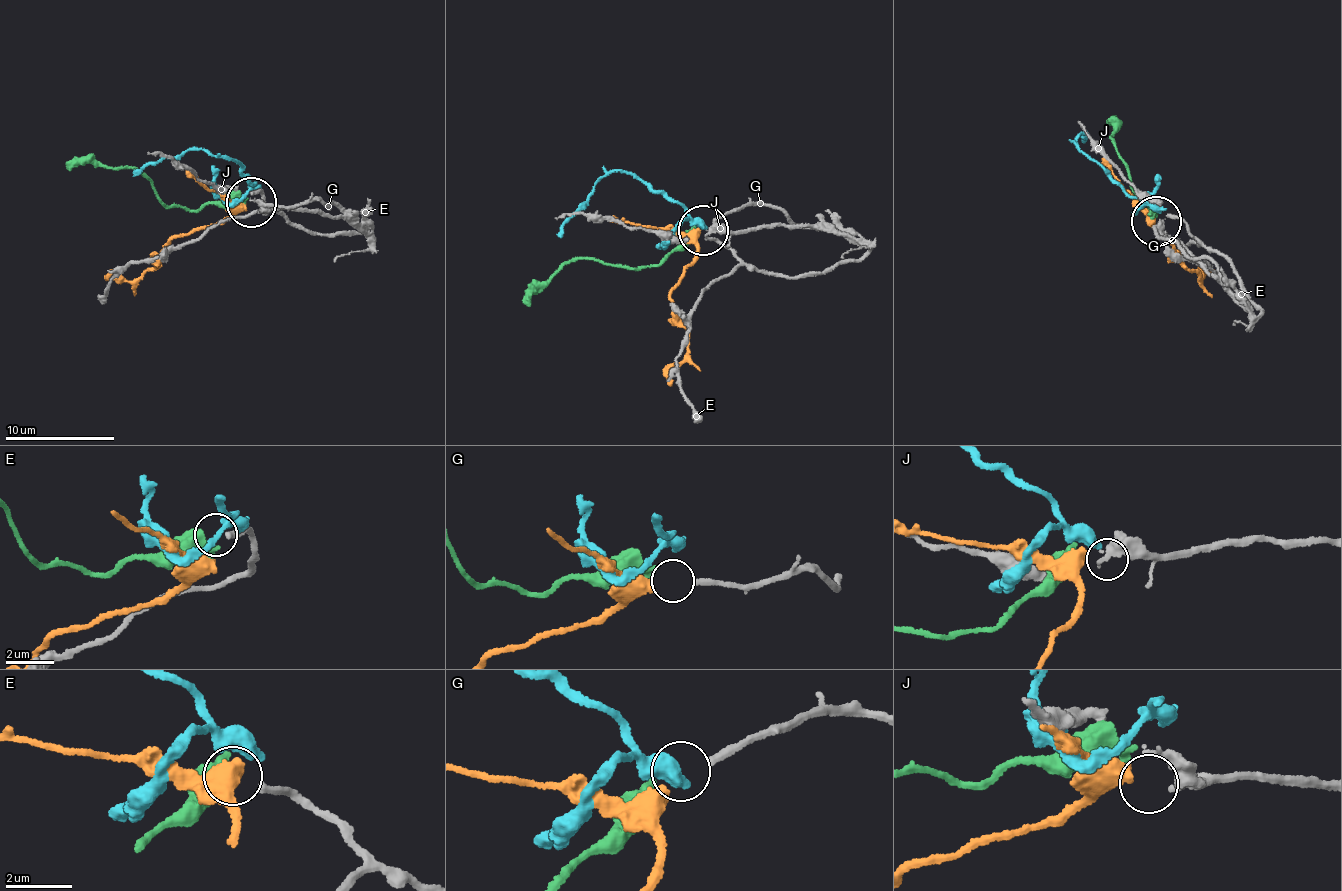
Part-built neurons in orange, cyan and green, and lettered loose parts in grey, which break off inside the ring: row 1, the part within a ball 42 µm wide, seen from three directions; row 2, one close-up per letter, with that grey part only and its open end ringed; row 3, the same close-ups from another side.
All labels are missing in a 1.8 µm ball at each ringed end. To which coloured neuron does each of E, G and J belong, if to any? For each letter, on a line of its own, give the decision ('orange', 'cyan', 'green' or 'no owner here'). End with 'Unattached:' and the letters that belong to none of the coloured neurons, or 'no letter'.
E: green
G: orange
J: no owner here
Unattached: J

